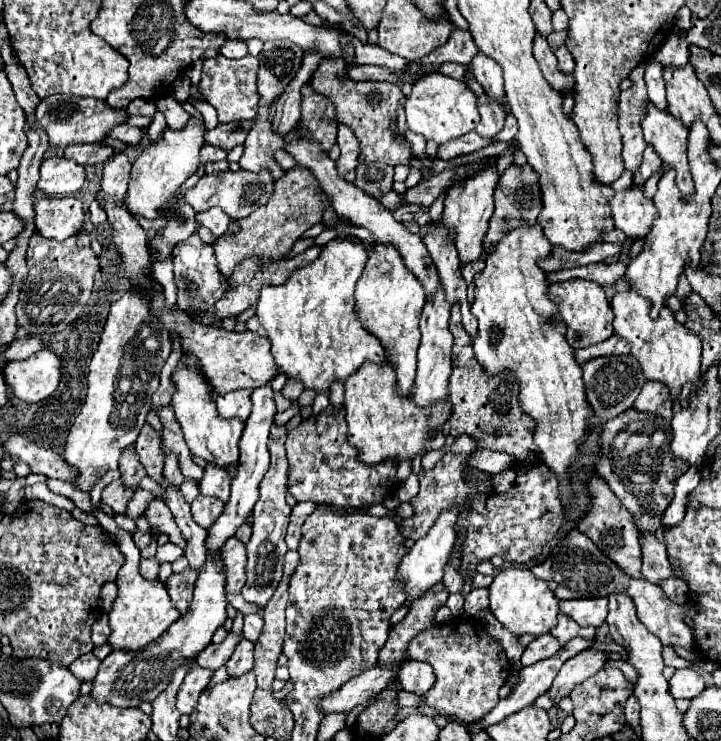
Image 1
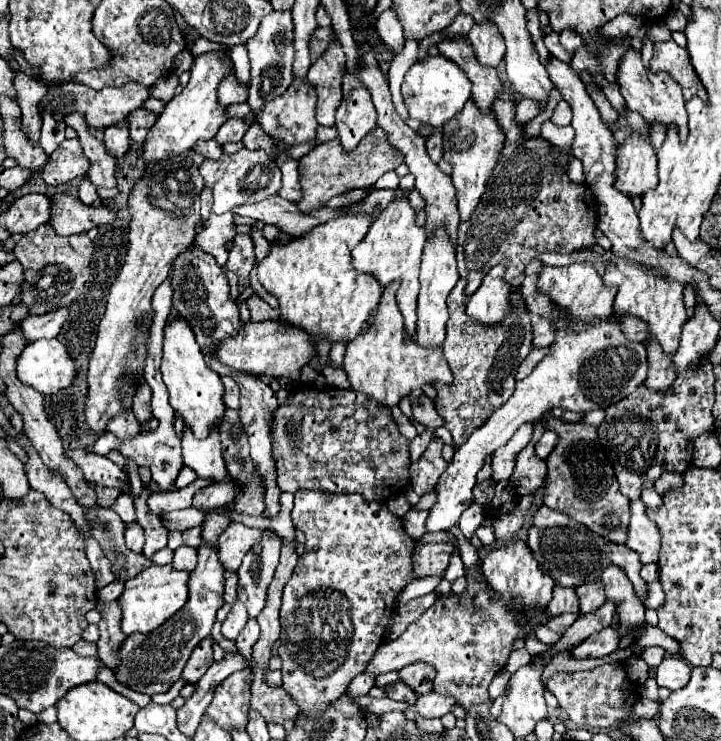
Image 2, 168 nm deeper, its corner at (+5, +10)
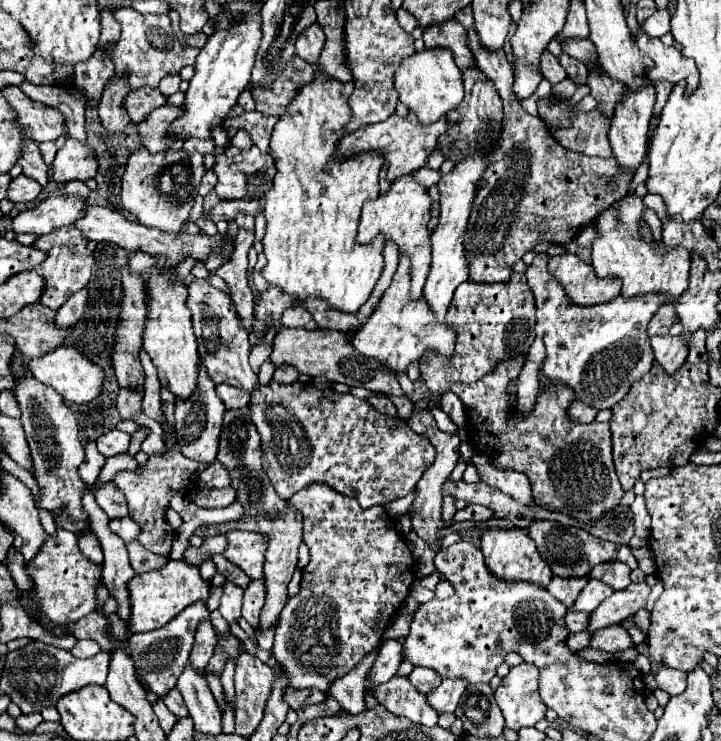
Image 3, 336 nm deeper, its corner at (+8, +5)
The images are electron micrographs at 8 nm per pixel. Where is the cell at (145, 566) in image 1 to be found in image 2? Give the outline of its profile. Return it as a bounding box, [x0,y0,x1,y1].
[125,523,145,553]

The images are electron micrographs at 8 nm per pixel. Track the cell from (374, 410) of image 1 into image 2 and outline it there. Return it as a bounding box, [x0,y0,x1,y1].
[343,281,453,407]

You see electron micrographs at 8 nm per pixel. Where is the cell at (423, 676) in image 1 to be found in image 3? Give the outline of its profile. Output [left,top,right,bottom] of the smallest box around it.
[408,668,442,694]

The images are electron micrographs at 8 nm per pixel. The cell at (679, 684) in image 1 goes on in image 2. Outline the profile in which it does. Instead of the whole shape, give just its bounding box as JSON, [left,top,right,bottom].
[657,657,691,691]

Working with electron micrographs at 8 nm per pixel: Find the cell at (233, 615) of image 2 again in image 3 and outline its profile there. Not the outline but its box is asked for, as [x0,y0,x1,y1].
[220,582,244,624]

